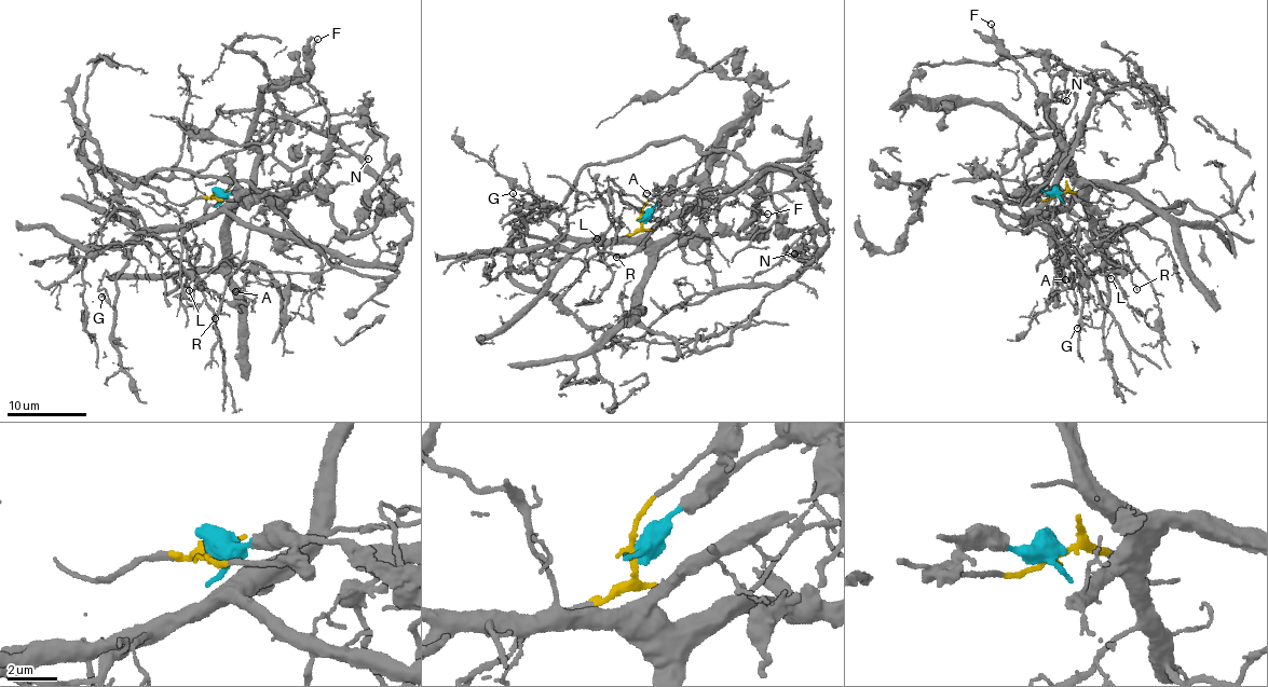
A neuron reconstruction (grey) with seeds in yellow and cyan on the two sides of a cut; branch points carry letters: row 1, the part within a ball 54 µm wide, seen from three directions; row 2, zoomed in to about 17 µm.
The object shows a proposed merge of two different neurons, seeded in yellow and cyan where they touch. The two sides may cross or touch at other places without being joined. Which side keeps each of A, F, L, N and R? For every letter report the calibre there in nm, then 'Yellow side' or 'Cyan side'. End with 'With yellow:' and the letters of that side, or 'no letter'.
A: Thickness 110 nm. Cyan side
F: Thickness 160 nm. Cyan side
L: Thickness 140 nm. Yellow side
N: Thickness 140 nm. Cyan side
R: Thickness 110 nm. Yellow side
With yellow: L, R

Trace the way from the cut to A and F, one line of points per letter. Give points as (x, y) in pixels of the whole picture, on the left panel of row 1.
A: (216, 196), (241, 190), (294, 201), (291, 192), (276, 198), (249, 223), (239, 266), (245, 284), (235, 292)
F: (216, 196), (241, 190), (286, 202), (313, 184), (329, 145), (327, 111), (310, 82), (308, 60), (318, 40)

